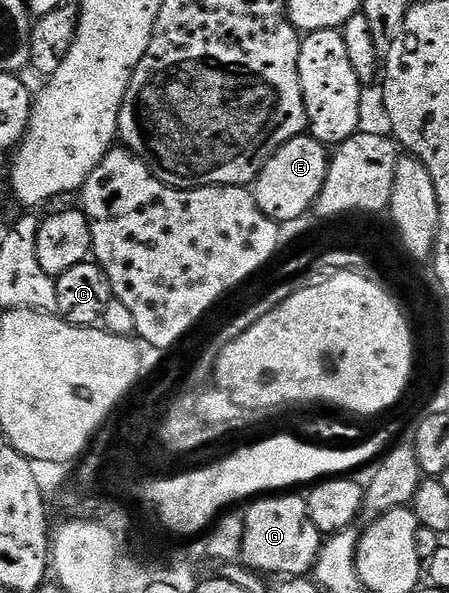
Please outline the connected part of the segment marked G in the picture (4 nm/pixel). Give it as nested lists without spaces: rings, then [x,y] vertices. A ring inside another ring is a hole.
[[[280,493],[275,497],[260,497],[251,504],[246,511],[244,524],[246,537],[244,538],[243,562],[257,573],[275,577],[304,577],[315,568],[316,558],[320,555],[322,536],[314,521],[310,521],[310,509],[307,498],[300,493]]]

